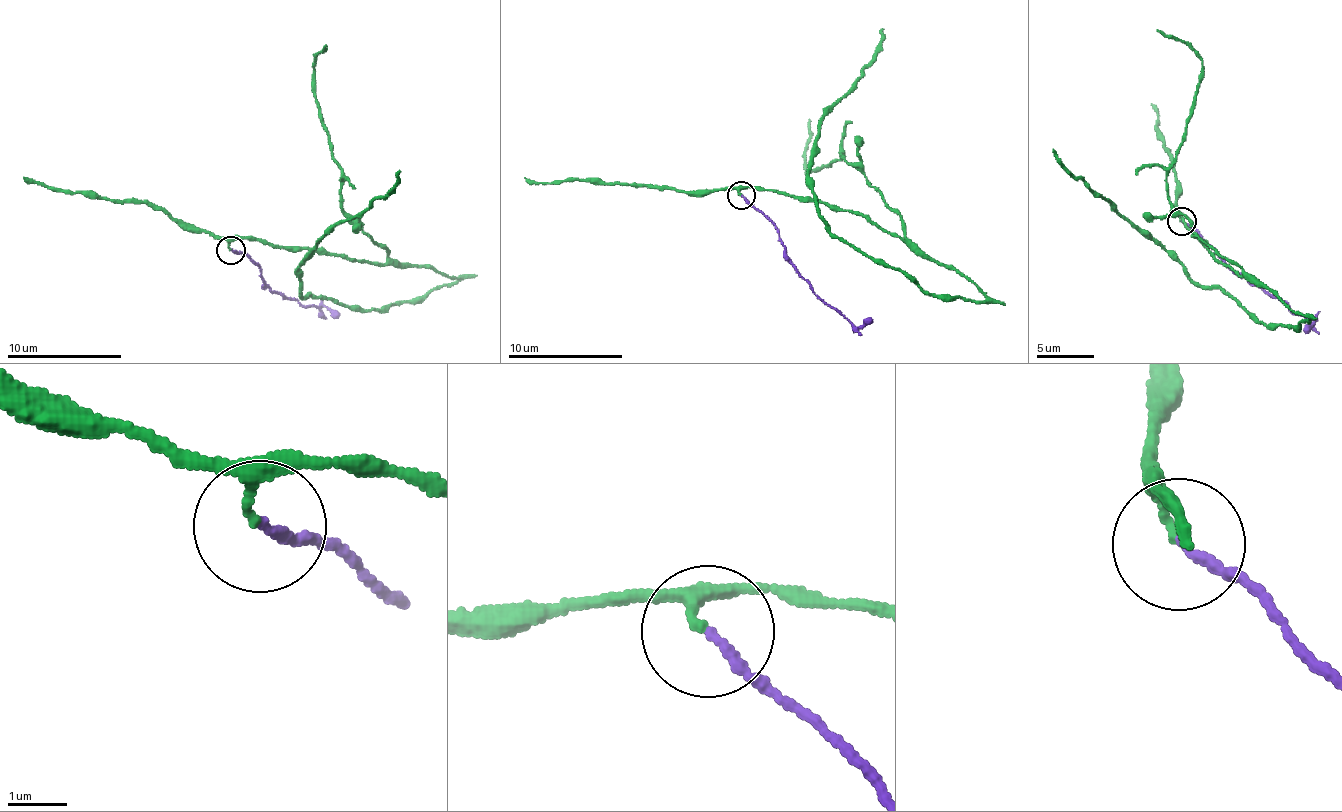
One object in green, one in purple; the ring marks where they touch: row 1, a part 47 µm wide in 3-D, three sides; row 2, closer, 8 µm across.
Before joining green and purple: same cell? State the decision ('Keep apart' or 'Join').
Join

